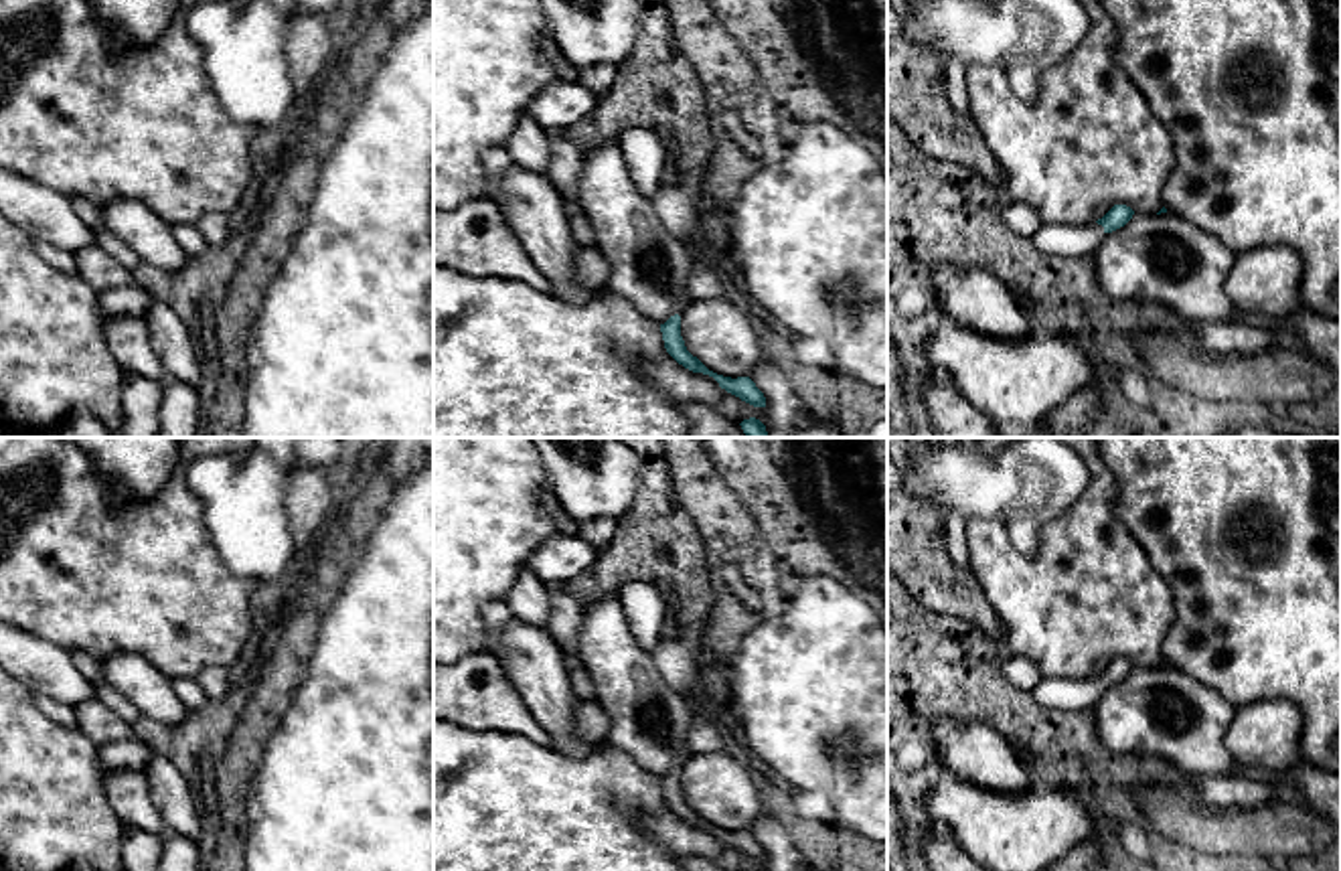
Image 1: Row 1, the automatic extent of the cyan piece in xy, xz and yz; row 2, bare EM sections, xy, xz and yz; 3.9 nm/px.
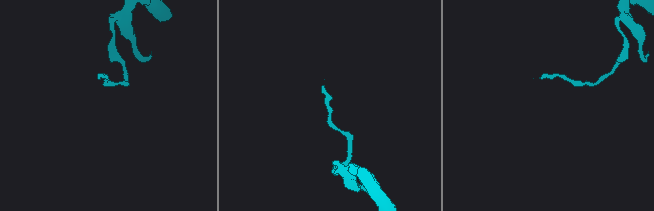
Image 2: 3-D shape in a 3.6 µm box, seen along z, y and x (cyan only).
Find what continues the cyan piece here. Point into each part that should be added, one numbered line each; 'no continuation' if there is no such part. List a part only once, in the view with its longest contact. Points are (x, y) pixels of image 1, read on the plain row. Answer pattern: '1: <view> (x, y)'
no continuation

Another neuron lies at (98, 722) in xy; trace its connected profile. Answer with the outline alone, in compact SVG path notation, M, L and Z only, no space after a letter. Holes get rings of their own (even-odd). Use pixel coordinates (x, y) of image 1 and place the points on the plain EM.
M97 699L73 707L79 729L99 747L132 737L132 725Z

